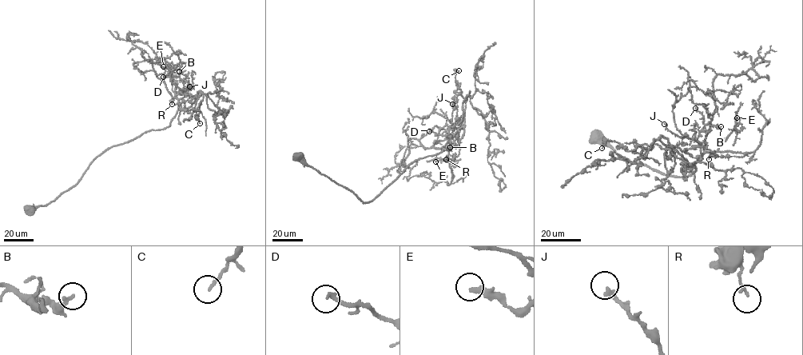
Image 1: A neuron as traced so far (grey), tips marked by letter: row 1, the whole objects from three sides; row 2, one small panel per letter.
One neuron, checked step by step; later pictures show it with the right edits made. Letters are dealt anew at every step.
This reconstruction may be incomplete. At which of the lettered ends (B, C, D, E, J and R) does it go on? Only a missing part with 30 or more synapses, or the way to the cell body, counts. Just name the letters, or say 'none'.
none

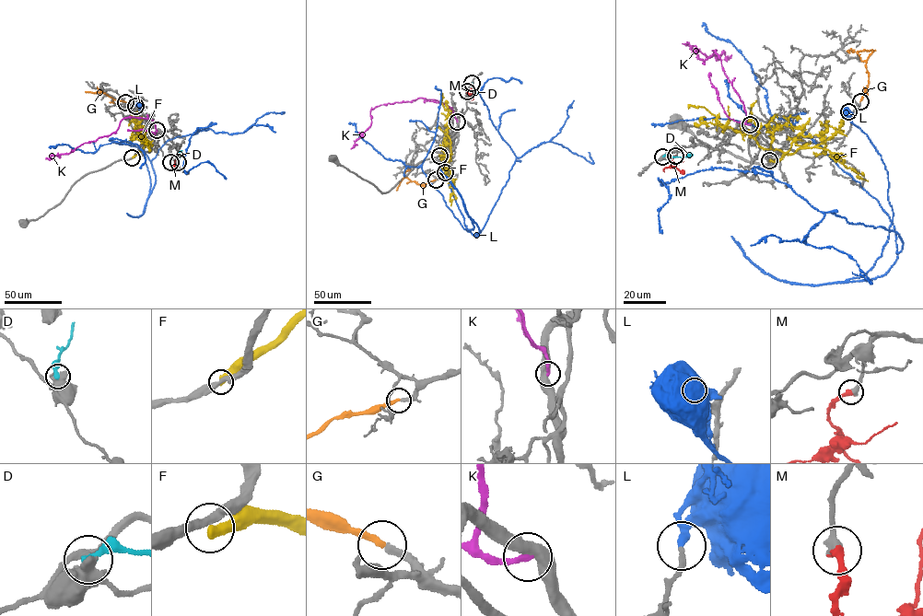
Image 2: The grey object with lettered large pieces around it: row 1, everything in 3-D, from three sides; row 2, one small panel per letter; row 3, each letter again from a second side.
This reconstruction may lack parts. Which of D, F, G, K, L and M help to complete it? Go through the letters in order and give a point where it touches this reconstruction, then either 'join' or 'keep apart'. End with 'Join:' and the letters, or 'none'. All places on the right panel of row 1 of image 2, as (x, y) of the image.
D: meets grey at (662, 156); keep apart
F: meets grey at (769, 160); keep apart
G: meets grey at (860, 101); join
K: meets grey at (750, 124); keep apart
L: meets grey at (848, 111); keep apart
M: meets grey at (675, 156); join
Join: G, M

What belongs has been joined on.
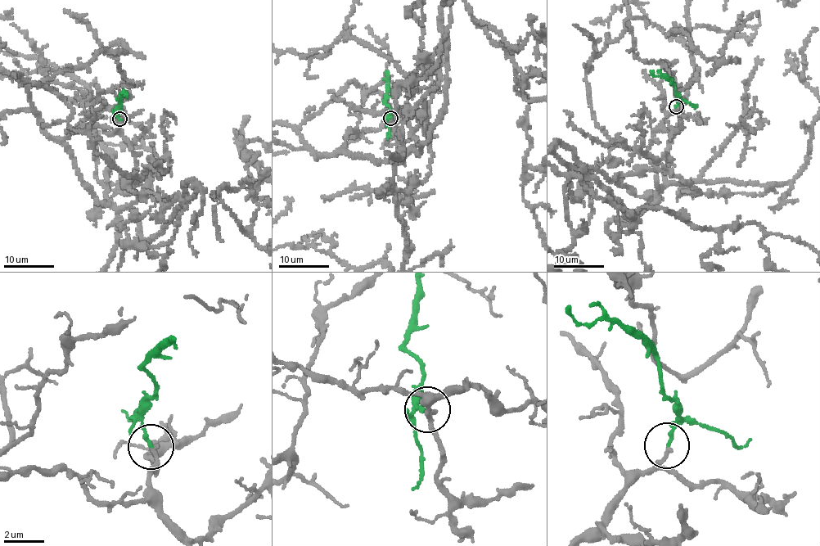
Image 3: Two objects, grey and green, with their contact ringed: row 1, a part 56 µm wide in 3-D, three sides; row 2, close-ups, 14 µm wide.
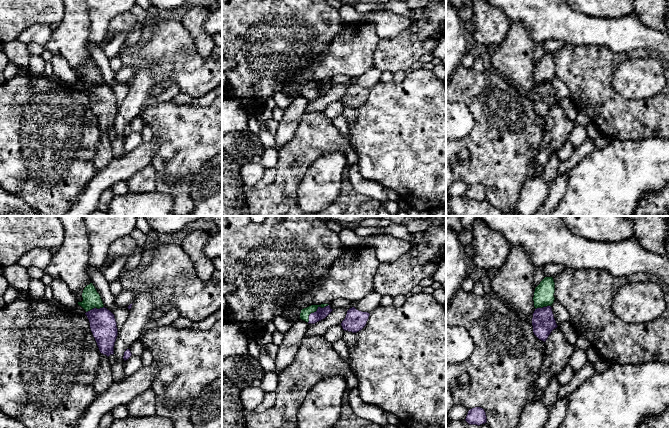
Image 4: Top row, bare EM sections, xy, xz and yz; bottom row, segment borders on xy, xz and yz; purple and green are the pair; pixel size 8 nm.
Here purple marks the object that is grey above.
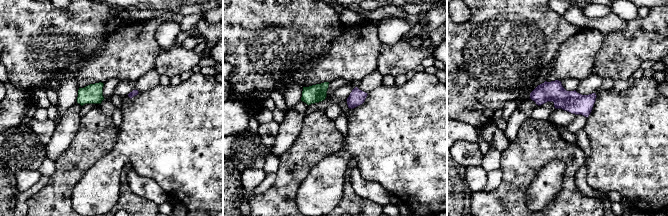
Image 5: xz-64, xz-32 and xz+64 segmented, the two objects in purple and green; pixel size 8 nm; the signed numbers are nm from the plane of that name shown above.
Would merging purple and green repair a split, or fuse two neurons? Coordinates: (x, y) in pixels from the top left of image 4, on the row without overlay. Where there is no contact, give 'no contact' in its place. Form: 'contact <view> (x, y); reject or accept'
contact xz (316, 87); accept

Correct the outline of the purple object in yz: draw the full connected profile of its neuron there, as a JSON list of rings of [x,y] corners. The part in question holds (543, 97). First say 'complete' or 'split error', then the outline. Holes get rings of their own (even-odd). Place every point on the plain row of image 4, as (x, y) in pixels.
split error; [[[545,53],[534,68],[533,109],[543,118],[546,118],[551,108],[558,103],[551,83],[555,76],[554,69],[553,53]]]

